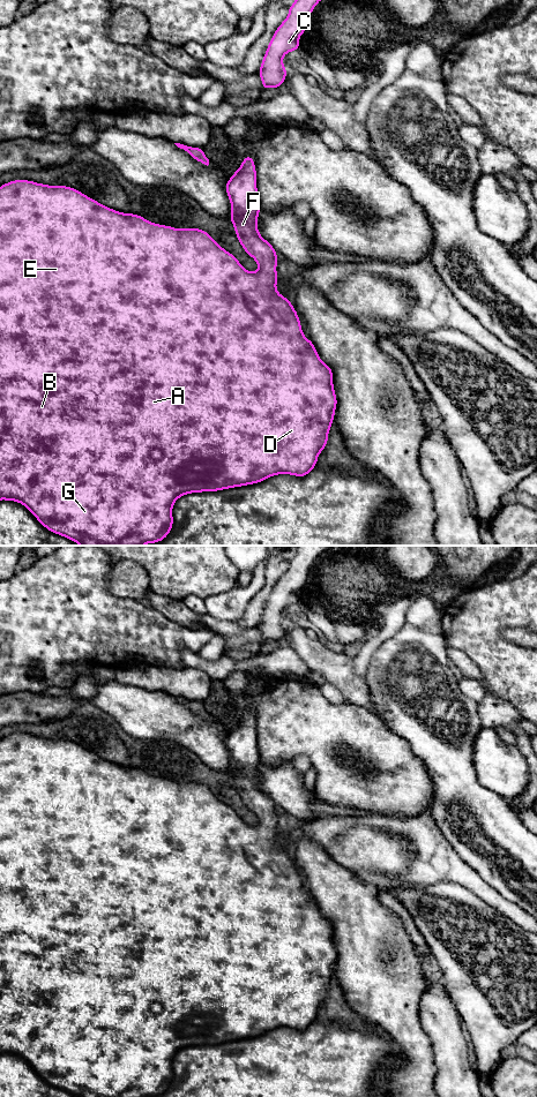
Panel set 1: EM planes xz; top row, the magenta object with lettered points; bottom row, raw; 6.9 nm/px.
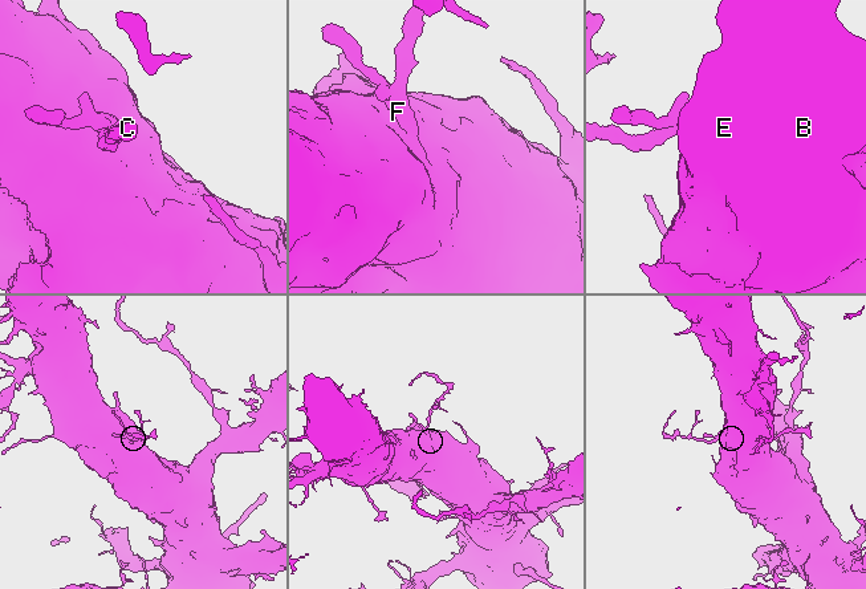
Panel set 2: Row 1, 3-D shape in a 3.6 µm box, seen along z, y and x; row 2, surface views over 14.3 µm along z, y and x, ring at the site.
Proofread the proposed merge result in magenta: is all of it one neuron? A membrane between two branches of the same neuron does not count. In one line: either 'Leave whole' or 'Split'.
Leave whole

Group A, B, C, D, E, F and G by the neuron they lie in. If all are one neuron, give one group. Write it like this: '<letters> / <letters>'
A B C D E F G

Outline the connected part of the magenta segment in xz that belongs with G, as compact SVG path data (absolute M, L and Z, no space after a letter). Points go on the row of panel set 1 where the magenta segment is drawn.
M251 155L244 158L240 167L225 183L225 191L231 203L229 219L234 225L234 233L243 249L259 265L256 272L247 271L234 255L223 249L208 232L200 228L178 230L172 226L155 224L135 213L122 213L100 204L83 193L67 186L47 186L30 180L13 180L0 186L0 501L22 503L36 519L49 531L65 536L81 546L143 546L164 540L172 529L172 508L174 502L192 493L218 491L223 489L259 483L277 474L306 476L314 467L319 453L325 450L328 434L334 422L337 398L333 385L333 370L319 356L312 340L301 330L299 316L291 301L276 290L278 276L276 272L277 253L258 231L258 216L261 204L256 188L255 163Z

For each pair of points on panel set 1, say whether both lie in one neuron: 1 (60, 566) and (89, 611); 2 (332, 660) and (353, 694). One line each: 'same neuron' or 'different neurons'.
1: same neuron
2: same neuron

